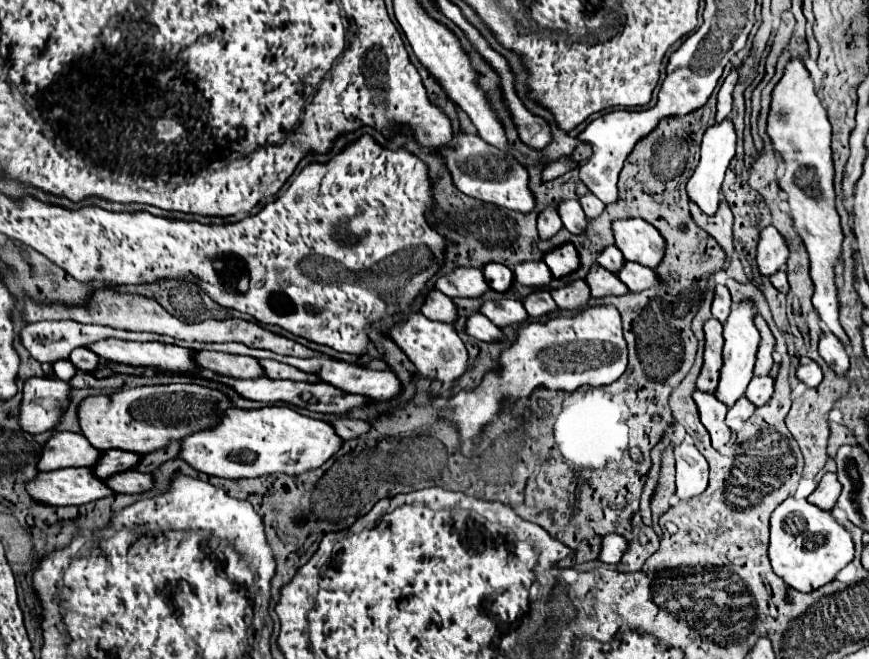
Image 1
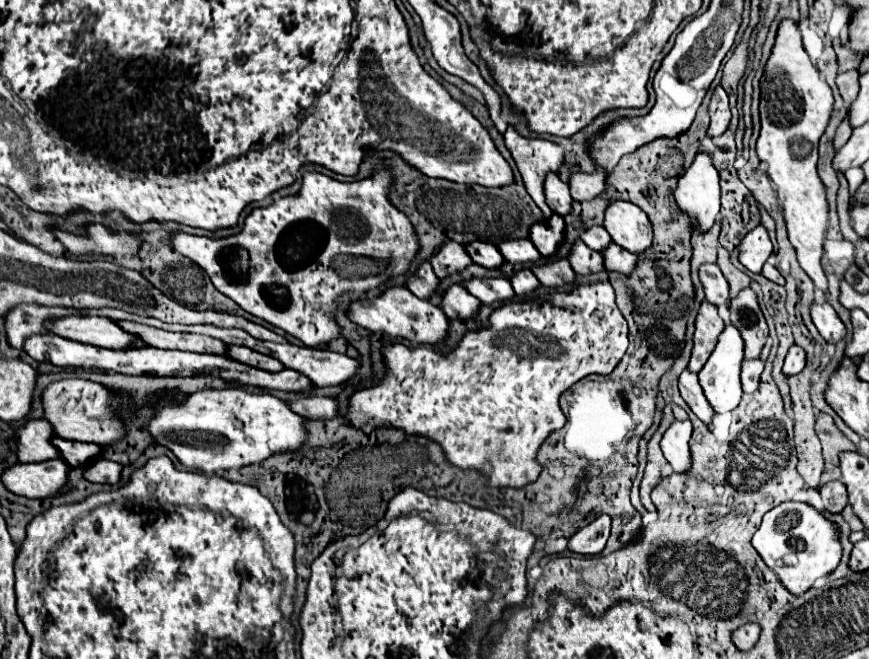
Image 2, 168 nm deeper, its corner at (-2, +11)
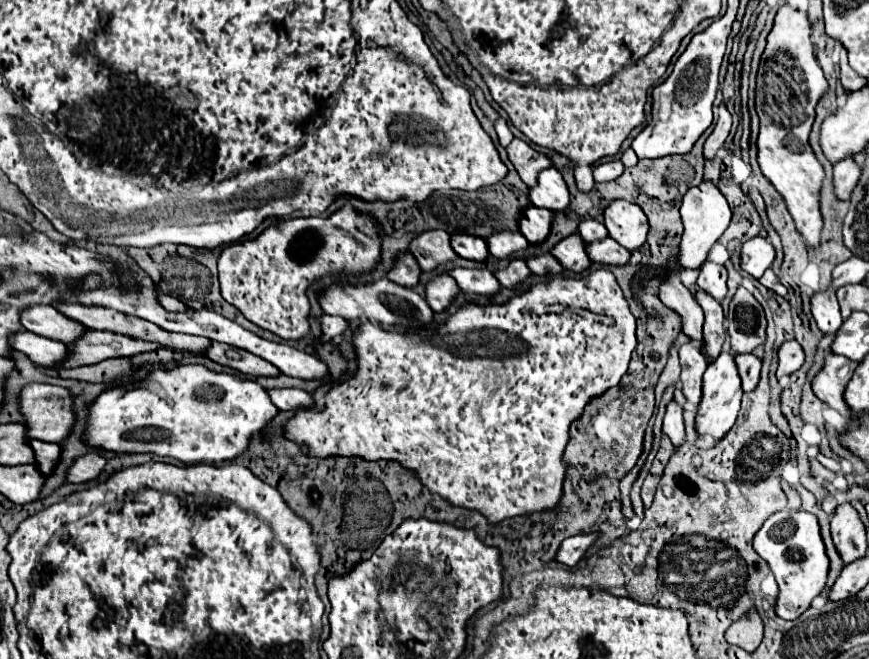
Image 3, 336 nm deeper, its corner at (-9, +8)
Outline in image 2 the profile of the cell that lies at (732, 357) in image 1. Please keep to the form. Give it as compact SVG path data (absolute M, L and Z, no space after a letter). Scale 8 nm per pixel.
M728 324L724 332L718 338L718 344L704 364L704 368L698 372L698 382L702 386L702 392L706 400L712 404L714 412L730 412L740 404L742 388L740 388L740 364L744 360L744 340L740 338L740 332Z

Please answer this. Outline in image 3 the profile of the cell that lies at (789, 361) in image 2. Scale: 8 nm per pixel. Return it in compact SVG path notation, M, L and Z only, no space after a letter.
M787 341L781 349L779 349L779 367L777 367L777 379L787 377L795 371L801 369L801 365L805 363L805 353L801 349L801 345L797 341Z

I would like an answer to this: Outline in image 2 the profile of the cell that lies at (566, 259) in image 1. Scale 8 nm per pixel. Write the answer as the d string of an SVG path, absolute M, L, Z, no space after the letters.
M552 214L550 218L544 218L536 222L536 226L532 226L530 240L542 256L552 256L562 238L564 238L564 218L560 214Z

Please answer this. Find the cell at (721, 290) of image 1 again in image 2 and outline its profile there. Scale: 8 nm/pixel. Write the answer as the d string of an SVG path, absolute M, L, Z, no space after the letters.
M702 264L698 270L698 276L704 286L708 302L712 302L716 306L728 302L728 282L726 282L722 270L718 268L718 264Z

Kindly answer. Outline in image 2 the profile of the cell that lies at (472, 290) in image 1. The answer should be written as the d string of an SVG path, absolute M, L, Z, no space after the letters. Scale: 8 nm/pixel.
M444 242L444 246L440 246L440 250L430 258L430 264L434 274L438 278L444 278L448 274L464 270L468 264L472 264L472 260L466 254L464 246L458 242Z

